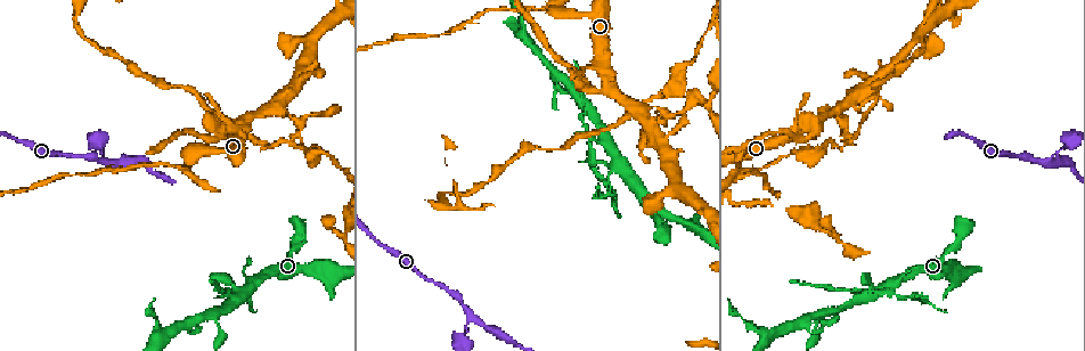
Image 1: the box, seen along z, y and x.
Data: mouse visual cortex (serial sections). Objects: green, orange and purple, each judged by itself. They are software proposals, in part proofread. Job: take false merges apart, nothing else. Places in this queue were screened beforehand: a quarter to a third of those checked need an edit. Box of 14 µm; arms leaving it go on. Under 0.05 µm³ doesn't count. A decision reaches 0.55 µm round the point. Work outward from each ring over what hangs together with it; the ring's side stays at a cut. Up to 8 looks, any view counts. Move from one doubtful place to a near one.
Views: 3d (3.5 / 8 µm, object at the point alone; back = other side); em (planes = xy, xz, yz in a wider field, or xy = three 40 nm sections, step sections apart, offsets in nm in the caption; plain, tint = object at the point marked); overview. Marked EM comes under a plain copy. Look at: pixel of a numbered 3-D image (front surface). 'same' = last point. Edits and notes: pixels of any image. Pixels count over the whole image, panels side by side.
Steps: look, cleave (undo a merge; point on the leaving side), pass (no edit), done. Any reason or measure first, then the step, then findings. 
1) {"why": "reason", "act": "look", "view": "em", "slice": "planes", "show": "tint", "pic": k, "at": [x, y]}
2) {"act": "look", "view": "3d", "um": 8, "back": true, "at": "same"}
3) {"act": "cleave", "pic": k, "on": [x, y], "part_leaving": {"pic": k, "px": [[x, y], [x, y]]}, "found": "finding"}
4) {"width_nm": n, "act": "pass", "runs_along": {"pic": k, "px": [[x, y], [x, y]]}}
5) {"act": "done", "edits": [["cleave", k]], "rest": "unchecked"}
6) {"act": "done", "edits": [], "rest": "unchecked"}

{"why": "small branch off a trunk", "act": "look", "view": "3d", "um": 3.5, "pic": 1, "at": [890, 292]}

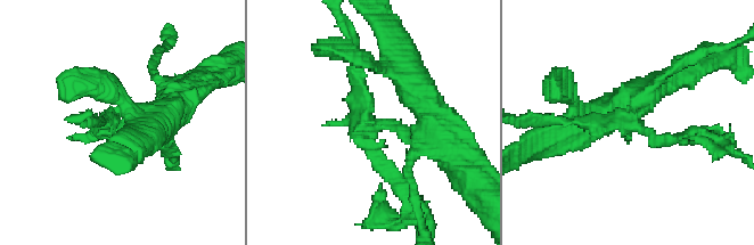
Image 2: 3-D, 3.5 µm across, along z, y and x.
{"why": "need the tissue", "act": "look", "view": "em", "slice": "xy", "step": 3, "show": "tint", "pic": 2, "at": [633, 125]}

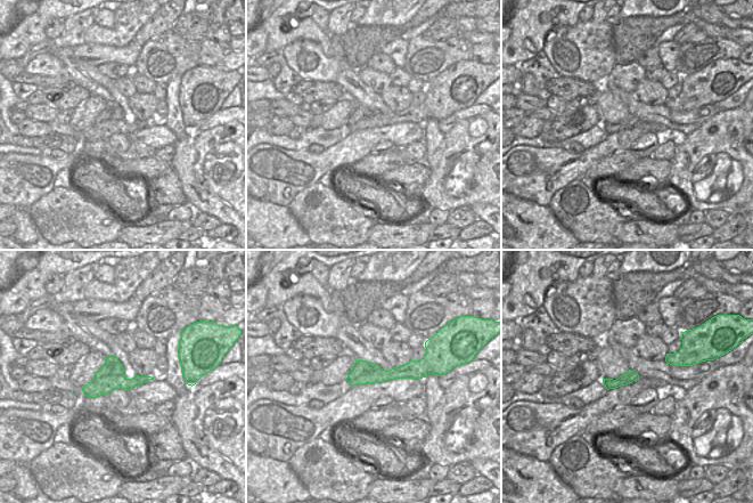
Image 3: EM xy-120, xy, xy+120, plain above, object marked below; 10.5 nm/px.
{"width_nm": 240, "act": "cleave", "pic": 2, "on": [359, 76], "part_leaving": {"pic": 2, "px": [[122, 124], [93, 121]]}, "found": "a second cell is stuck on"}

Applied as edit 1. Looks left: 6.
{"why": "three arms meet", "act": "look", "view": "3d", "um": 8, "back": true, "pic": 1, "at": [734, 171]}

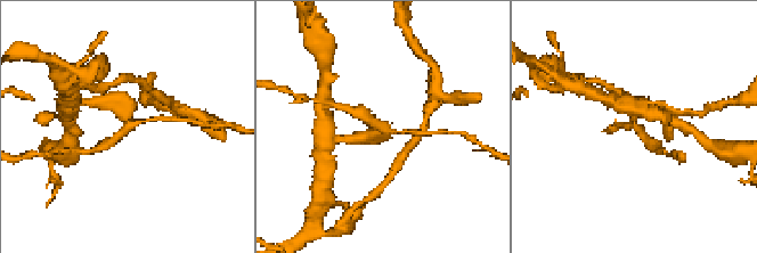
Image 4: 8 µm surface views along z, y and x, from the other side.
{"why": "zoom in", "act": "look", "view": "3d", "um": 3.5, "back": true, "pic": 4, "at": [128, 122]}

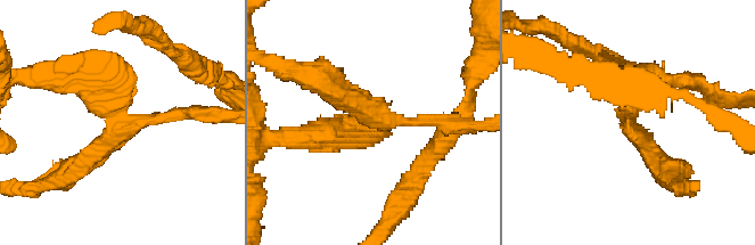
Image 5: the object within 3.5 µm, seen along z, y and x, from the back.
{"arm_widths_nm": [150, 250, 350], "act": "cleave", "pic": 5, "on": [166, 115], "found": "two cells meet here"}

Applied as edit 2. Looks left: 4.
{"why": "abrupt turn", "act": "look", "view": "3d", "um": 3.5, "pic": 1, "at": [663, 112]}

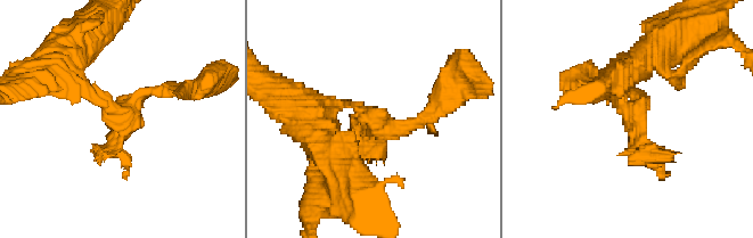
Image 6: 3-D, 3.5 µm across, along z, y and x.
{"act": "look", "view": "em", "slice": "planes", "show": "tint", "pic": 6, "at": [122, 113]}

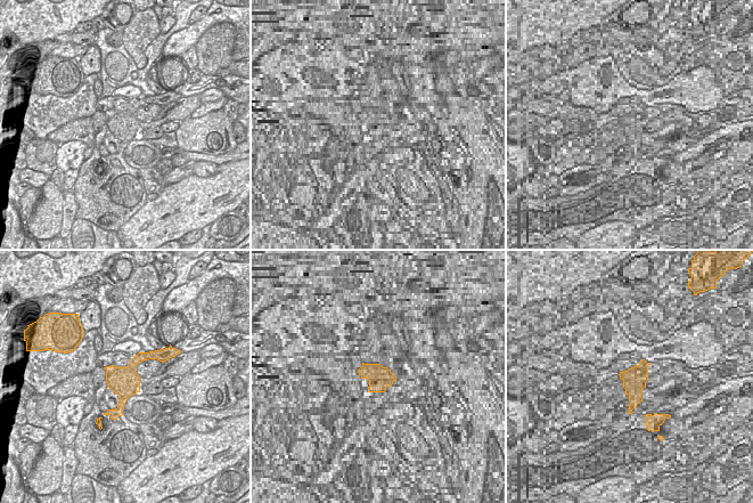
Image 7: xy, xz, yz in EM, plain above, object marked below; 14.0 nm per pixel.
{"act": "pass", "found": "all the same cell"}

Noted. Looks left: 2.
{"act": "look", "view": "3d", "um": 3.5, "pic": 1, "at": [472, 314]}

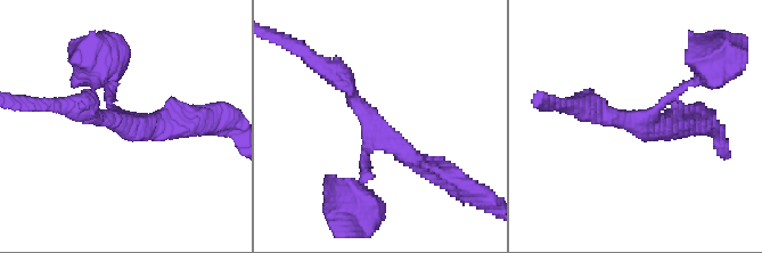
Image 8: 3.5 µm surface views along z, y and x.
{"arms": 3, "arm_widths_nm": [100, 250, 300], "why": "now the EM", "act": "look", "view": "em", "slice": "xy", "step": 5, "show": "tint", "pic": 8, "at": [123, 121]}

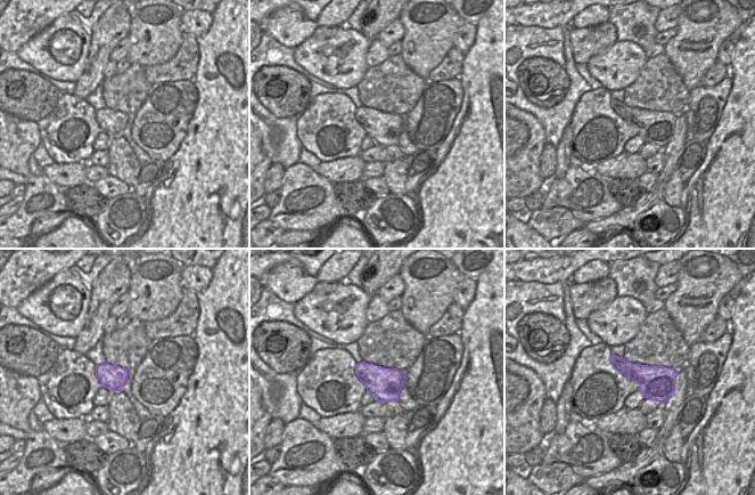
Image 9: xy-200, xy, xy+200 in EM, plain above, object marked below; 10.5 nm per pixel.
{"width_nm": 340, "act": "pass", "runs_along": {"pic": 8, "px": [[583, 105], [639, 123], [697, 78]]}, "found": "continuous, no second cell"}

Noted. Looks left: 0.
{"act": "done", "edits": [["cleave", 2], ["cleave", 5]], "rest": "unchecked"}

